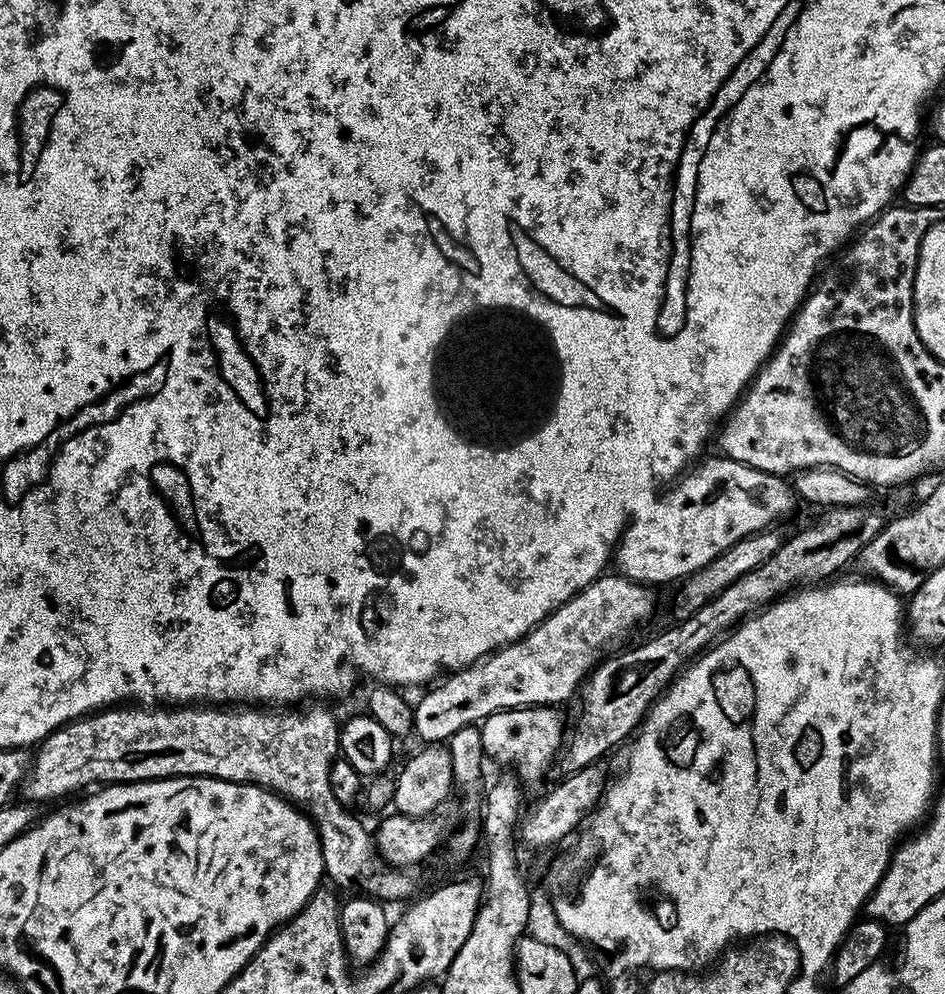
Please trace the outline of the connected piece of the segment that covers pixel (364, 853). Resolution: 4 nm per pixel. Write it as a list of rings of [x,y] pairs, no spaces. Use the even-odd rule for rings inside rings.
[[[308,702],[303,706],[109,706],[63,724],[40,741],[18,792],[25,801],[44,806],[47,800],[63,801],[68,798],[63,796],[71,792],[83,793],[93,786],[169,780],[172,776],[209,776],[235,784],[256,784],[283,796],[307,813],[316,826],[324,875],[329,881],[352,884],[357,880],[369,897],[380,902],[407,901],[407,896],[416,888],[412,872],[385,864],[376,850],[373,833],[369,829],[367,832],[363,822],[351,816],[348,813],[351,811],[340,804],[338,798],[334,798],[334,790],[330,790],[332,762],[341,755],[341,725],[338,720],[336,724],[335,714],[324,704],[327,703]]]

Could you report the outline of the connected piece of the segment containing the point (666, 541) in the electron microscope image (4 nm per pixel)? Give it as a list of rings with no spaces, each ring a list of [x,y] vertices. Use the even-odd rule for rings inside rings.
[[[727,458],[708,459],[701,459],[695,466],[689,467],[671,487],[659,493],[654,506],[645,507],[641,511],[644,513],[625,527],[614,553],[614,568],[616,564],[615,571],[619,575],[649,586],[668,584],[671,580],[683,581],[734,546],[734,542],[773,527],[777,523],[775,520],[790,515],[792,507],[798,504],[793,485],[785,477],[754,470]]]

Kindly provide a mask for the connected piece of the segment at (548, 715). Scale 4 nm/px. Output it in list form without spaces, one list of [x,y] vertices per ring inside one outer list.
[[[556,706],[542,708],[511,708],[490,714],[479,725],[484,755],[515,771],[525,785],[536,784],[548,772],[552,759],[559,757],[566,740],[566,724]]]

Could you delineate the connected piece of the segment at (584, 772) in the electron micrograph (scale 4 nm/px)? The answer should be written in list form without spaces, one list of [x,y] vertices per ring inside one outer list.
[[[597,762],[586,766],[582,770],[565,775],[561,784],[556,784],[548,794],[532,808],[532,813],[525,815],[522,820],[522,836],[532,848],[548,848],[559,840],[564,840],[573,835],[584,823],[589,812],[600,803],[610,775],[604,769],[603,763]]]

